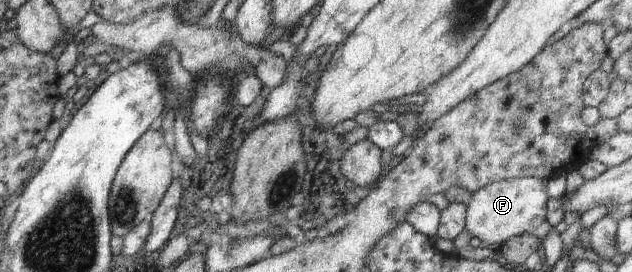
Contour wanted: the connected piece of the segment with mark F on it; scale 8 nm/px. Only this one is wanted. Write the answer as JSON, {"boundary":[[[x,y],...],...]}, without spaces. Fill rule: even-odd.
{"boundary":[[[517,177],[497,181],[472,193],[466,206],[464,231],[473,238],[479,238],[483,245],[500,247],[509,239],[532,234],[540,240],[551,234],[555,228],[547,221],[547,200],[545,180],[535,177]]]}

